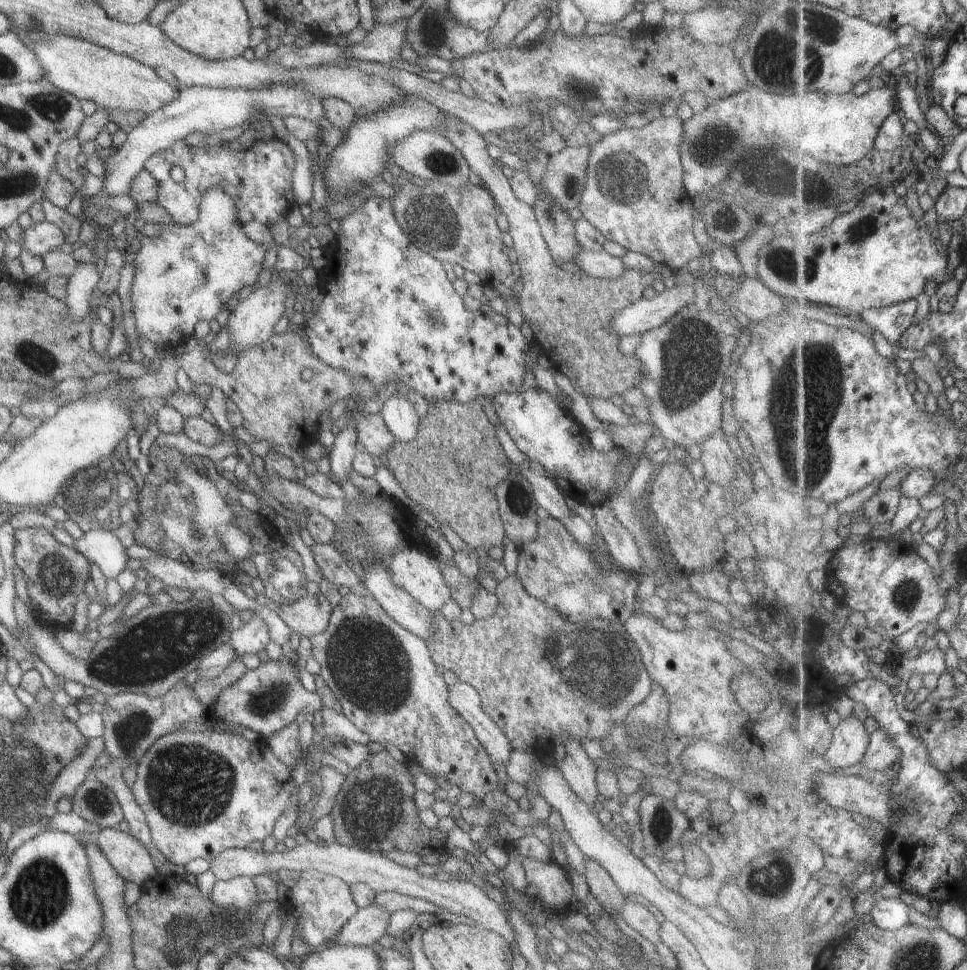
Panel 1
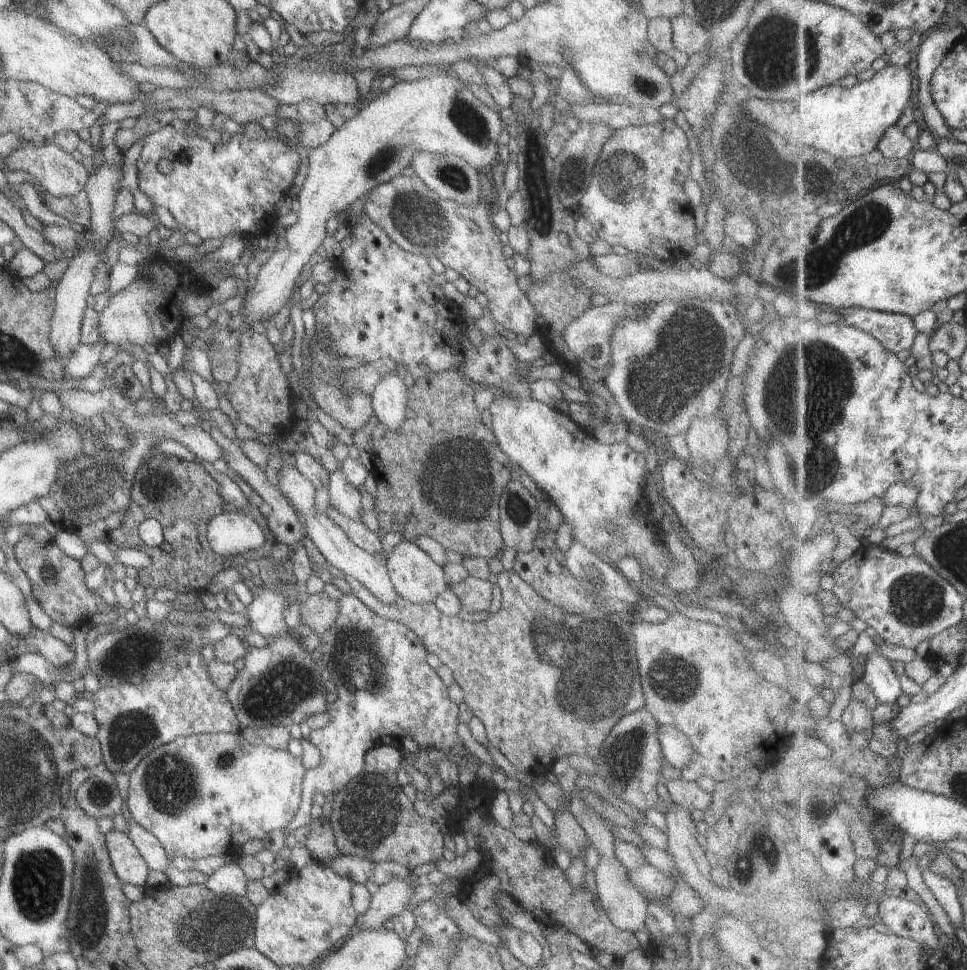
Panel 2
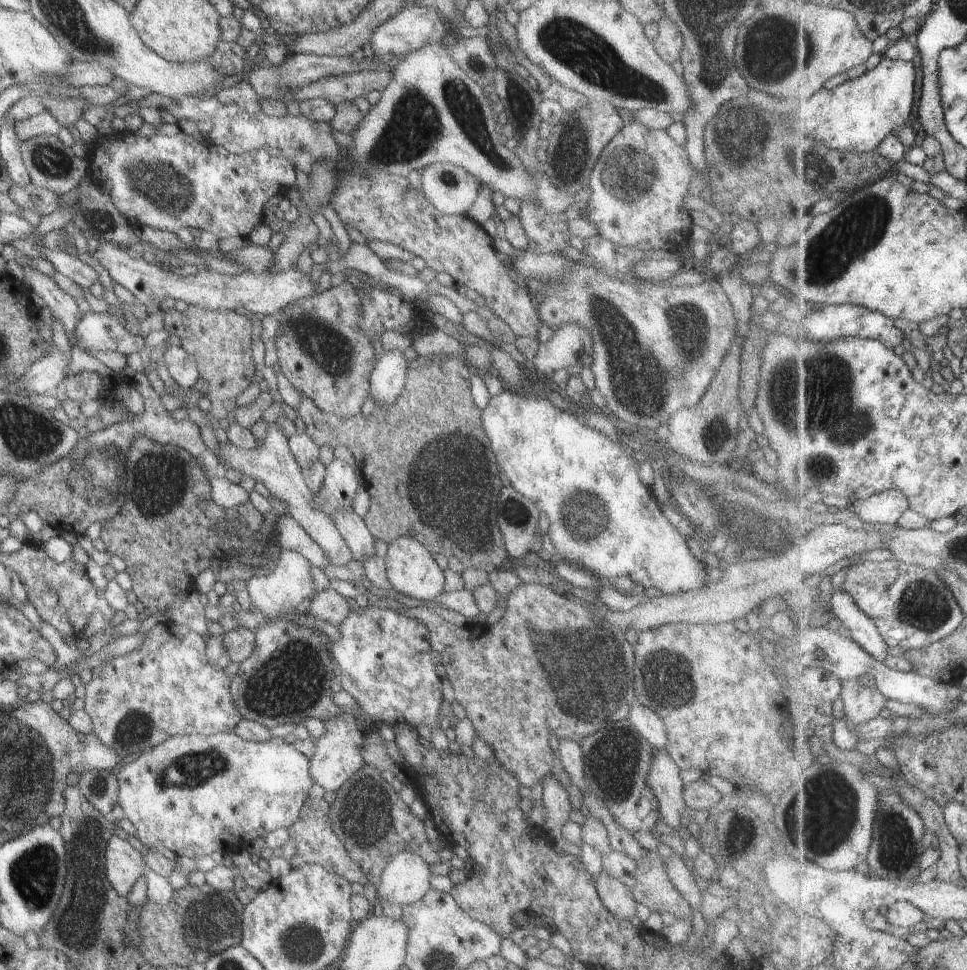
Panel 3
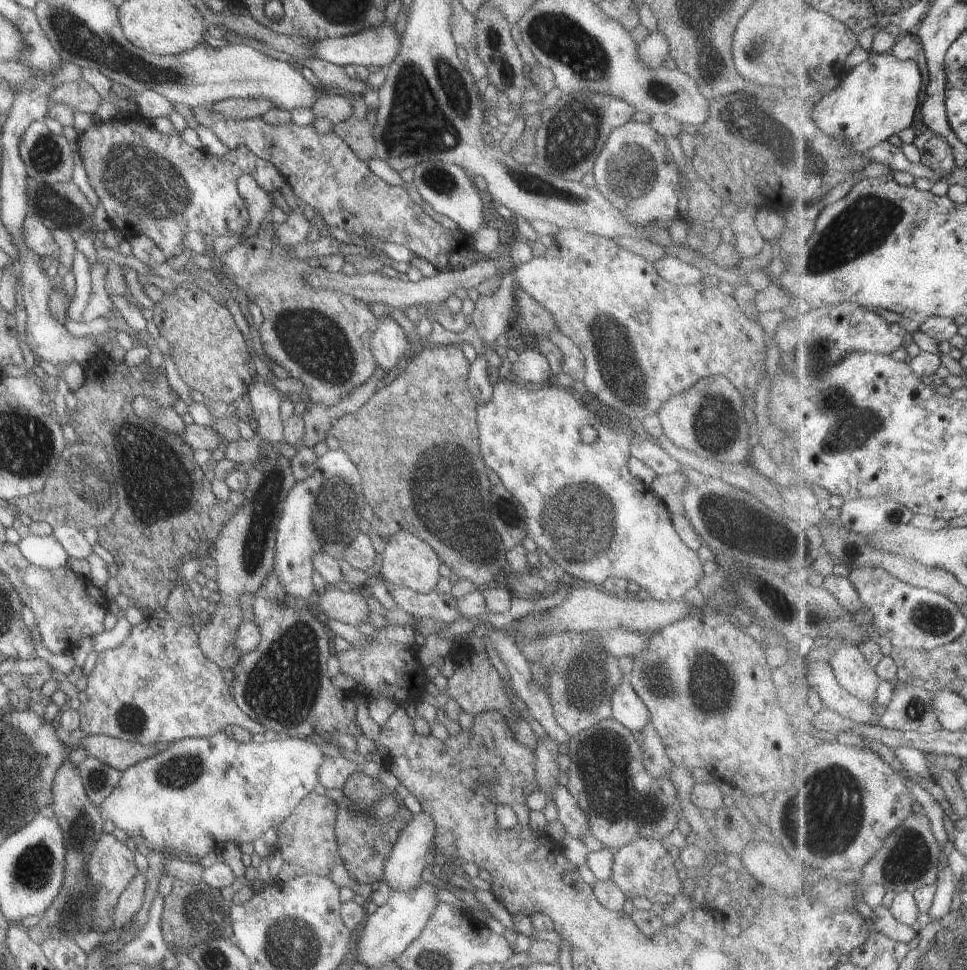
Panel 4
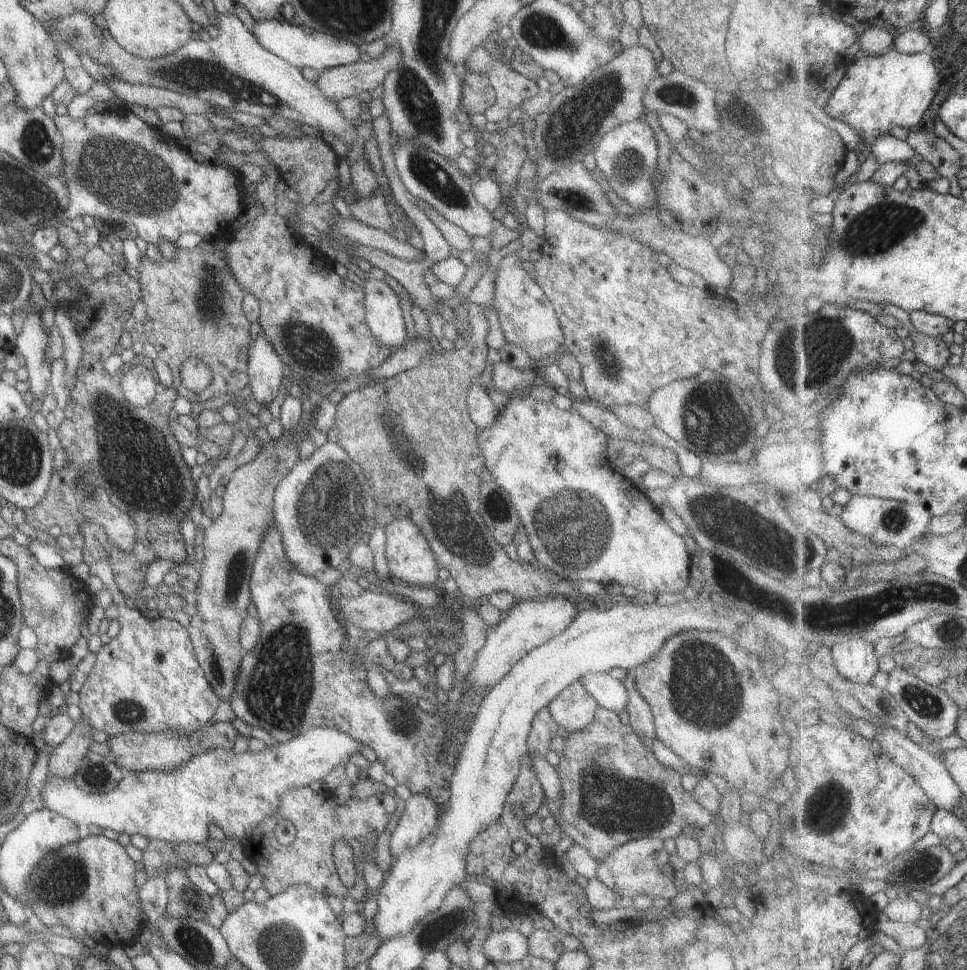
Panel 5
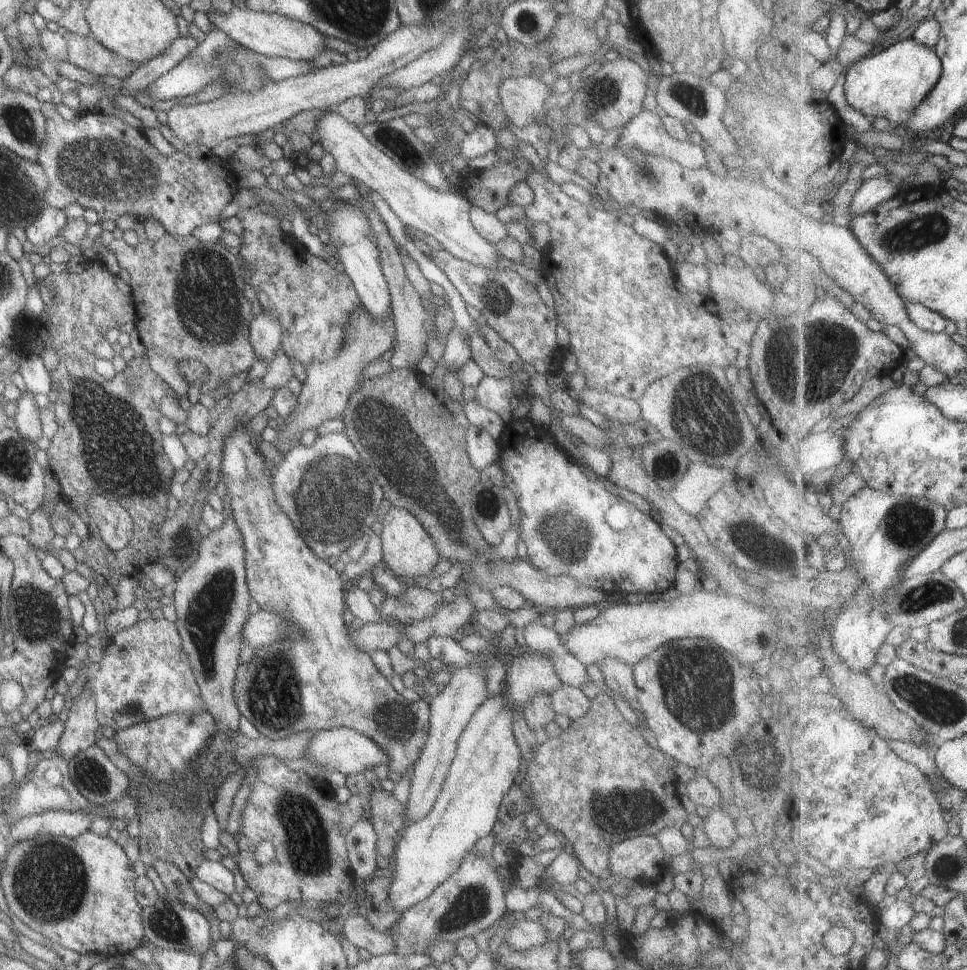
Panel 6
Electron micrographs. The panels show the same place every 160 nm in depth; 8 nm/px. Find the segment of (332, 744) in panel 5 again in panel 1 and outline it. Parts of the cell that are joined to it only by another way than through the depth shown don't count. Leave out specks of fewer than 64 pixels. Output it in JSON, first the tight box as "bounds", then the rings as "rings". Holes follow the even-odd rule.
{"bounds":[130,728,298,866],"rings":[[[214,728],[201,731],[197,730],[195,732],[181,729],[169,732],[169,734],[157,738],[157,740],[149,746],[148,750],[145,750],[145,753],[137,763],[137,768],[135,768],[135,782],[133,782],[133,786],[131,786],[130,790],[135,804],[137,804],[141,813],[145,816],[145,823],[147,824],[151,842],[153,842],[155,849],[161,853],[165,861],[171,862],[173,865],[184,866],[187,862],[197,858],[203,859],[209,863],[223,850],[247,847],[249,843],[255,842],[256,840],[262,841],[269,836],[277,817],[284,813],[289,803],[289,797],[298,796],[297,786],[295,786],[291,774],[292,771],[291,766],[287,766],[287,764],[284,764],[281,760],[277,760],[277,758],[275,758],[271,752],[267,751],[259,741],[249,742],[244,740],[240,735],[218,731]]]}

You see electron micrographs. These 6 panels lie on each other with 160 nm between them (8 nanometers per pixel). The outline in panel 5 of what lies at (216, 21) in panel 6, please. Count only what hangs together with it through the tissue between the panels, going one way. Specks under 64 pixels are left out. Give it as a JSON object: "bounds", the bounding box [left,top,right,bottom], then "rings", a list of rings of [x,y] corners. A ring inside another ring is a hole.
{"bounds":[251,19,359,73],"rings":[[[263,19],[255,21],[251,30],[254,39],[273,56],[280,58],[287,64],[294,67],[309,66],[318,73],[339,65],[354,63],[359,61],[359,48],[356,44],[340,40],[334,36],[313,31],[312,34],[305,34],[301,25],[292,25],[285,20]]]}

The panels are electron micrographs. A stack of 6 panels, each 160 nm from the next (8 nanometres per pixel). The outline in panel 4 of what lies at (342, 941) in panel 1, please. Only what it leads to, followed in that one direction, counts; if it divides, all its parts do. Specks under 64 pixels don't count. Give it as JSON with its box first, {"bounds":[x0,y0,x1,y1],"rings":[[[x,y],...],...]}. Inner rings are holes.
{"bounds":[381,810,434,890],"rings":[[[419,810],[415,814],[411,813],[409,822],[405,822],[405,826],[399,830],[397,840],[393,842],[393,847],[389,850],[382,874],[381,883],[386,888],[397,888],[397,890],[413,890],[419,882],[421,882],[421,873],[426,863],[431,859],[429,848],[433,839],[434,825],[429,818],[429,814],[425,810]]]}

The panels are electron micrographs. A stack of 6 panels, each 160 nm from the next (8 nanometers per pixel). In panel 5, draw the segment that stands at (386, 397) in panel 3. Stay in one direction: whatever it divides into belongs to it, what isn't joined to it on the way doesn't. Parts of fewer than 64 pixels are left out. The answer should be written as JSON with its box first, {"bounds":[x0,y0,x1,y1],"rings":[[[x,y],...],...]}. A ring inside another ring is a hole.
{"bounds":[362,278,408,348],"rings":[[[373,278],[363,279],[362,297],[364,319],[373,335],[381,345],[389,348],[400,347],[408,338],[405,324],[395,293],[384,281]]]}

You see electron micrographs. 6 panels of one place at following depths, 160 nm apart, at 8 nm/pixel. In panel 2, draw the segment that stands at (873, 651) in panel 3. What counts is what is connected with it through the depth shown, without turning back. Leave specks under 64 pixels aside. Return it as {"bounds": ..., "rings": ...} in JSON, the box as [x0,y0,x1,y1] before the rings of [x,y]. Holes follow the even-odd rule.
{"bounds":[862,650,901,704],"rings":[[[876,650],[867,654],[862,680],[880,703],[895,704],[901,696],[901,682],[888,658]]]}

